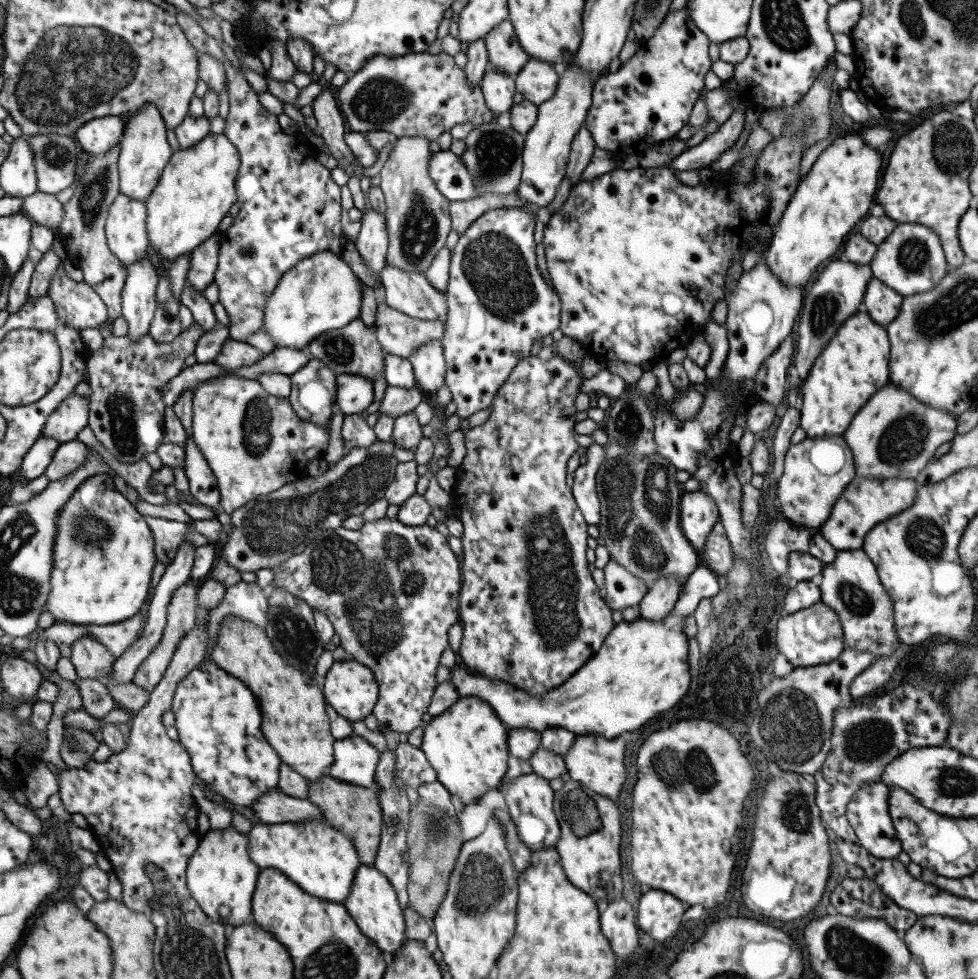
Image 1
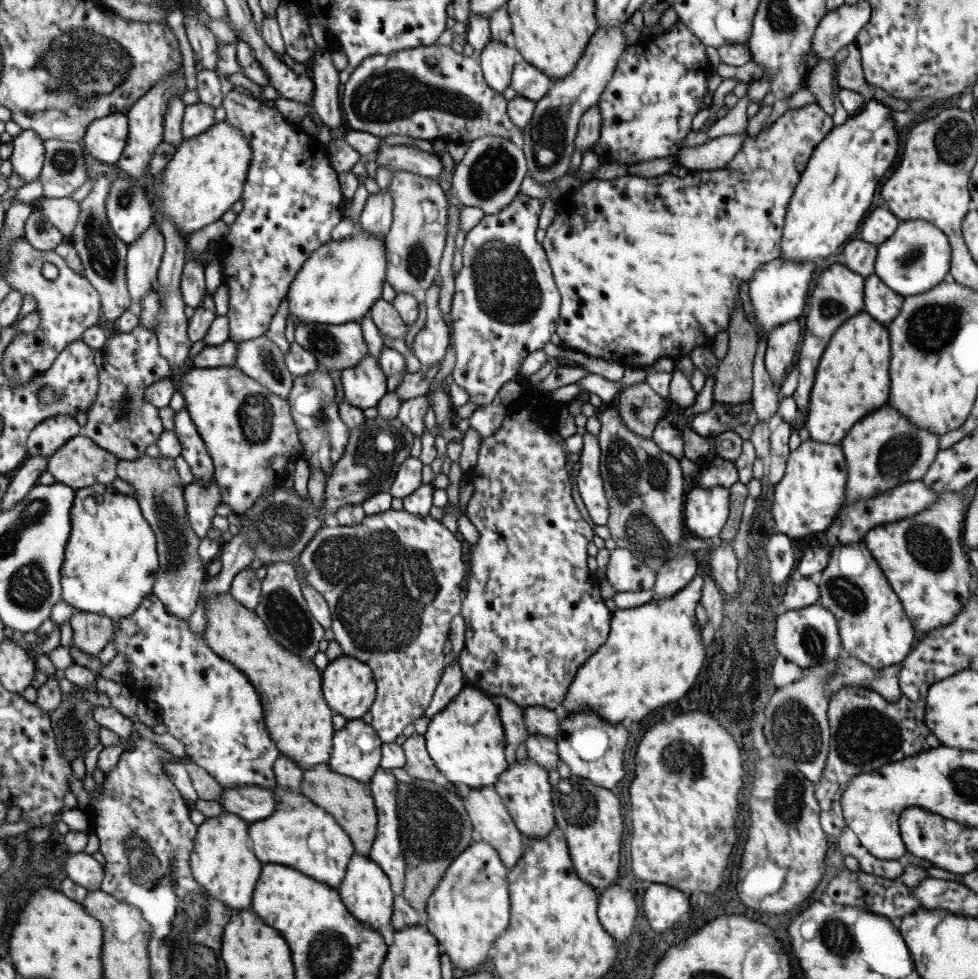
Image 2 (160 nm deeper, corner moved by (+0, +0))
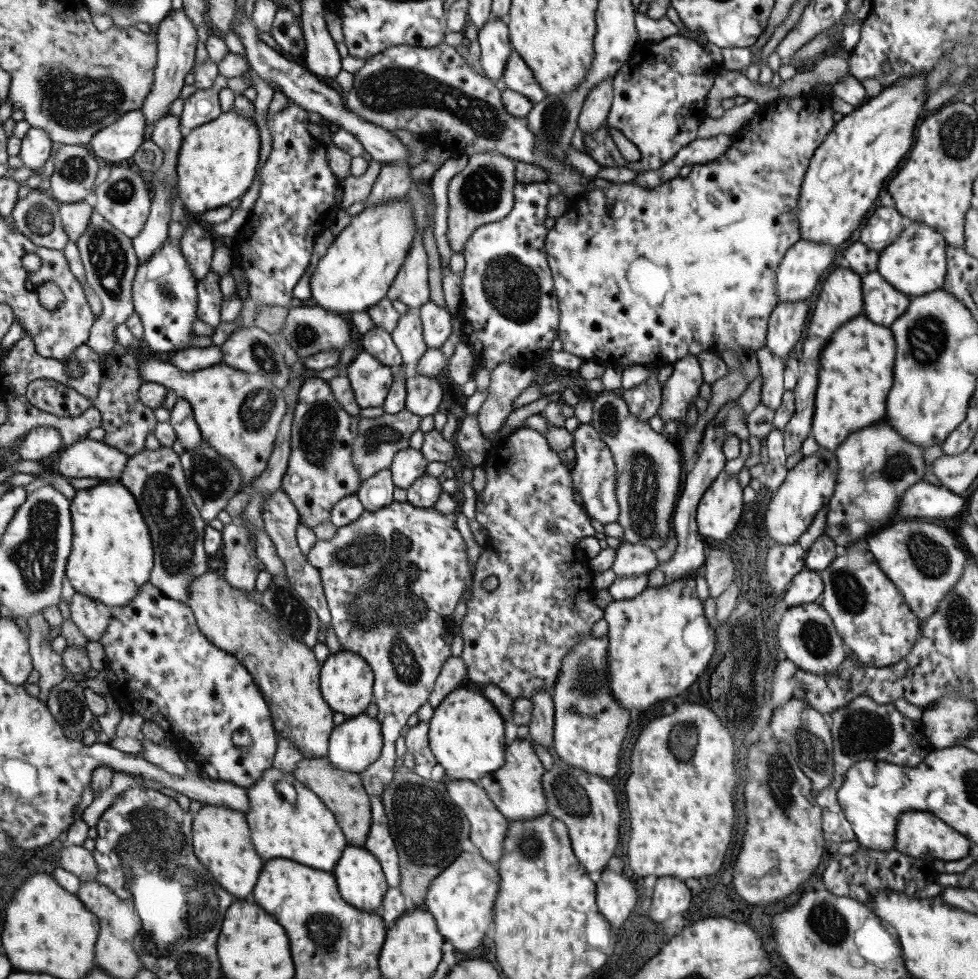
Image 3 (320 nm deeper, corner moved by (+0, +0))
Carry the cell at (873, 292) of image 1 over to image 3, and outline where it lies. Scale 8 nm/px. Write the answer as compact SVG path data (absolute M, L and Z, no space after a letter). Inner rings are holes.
M876 270L861 275L860 285L863 292L863 312L873 324L889 326L907 308L907 296L886 283Z

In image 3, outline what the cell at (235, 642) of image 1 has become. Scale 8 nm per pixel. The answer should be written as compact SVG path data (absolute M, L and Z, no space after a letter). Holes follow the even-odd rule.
M209 570L193 580L189 584L186 606L192 610L197 629L205 636L205 639L234 656L252 676L253 682L268 706L277 738L290 740L290 743L305 758L325 757L328 749L328 736L334 727L332 721L334 712L327 707L321 696L318 685L320 662L313 656L312 649L281 632L277 619L274 619L274 616L269 614L258 601L258 592L249 592L249 594L239 592L229 586L220 573Z

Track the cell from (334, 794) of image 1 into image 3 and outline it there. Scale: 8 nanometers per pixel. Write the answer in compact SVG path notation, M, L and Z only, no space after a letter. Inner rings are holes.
M302 757L296 762L291 773L302 785L314 792L333 813L347 844L359 848L363 847L371 822L370 798L364 791L358 773L339 770L326 757Z

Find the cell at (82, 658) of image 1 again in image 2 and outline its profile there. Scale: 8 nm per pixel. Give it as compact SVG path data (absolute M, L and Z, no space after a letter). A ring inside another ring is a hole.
M73 610L69 626L72 631L72 642L80 651L85 654L96 656L97 653L109 642L111 639L111 624L112 621L108 616L101 616L93 613L86 613L83 611Z

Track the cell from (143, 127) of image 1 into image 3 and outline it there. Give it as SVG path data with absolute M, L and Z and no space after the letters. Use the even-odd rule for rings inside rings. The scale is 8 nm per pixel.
M183 7L177 10L170 9L167 16L164 16L152 29L156 36L156 63L151 90L139 108L139 112L145 120L145 127L167 115L168 106L179 98L179 93L184 85L183 78L189 70L192 70L195 46L197 46L196 30L193 23L187 18Z

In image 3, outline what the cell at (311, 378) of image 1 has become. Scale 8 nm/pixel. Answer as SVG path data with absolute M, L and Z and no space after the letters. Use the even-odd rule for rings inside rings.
M303 379L296 396L290 426L290 455L280 489L296 508L298 521L307 528L330 518L330 510L341 498L354 495L360 480L354 471L351 445L361 417L350 416L334 399L327 380Z

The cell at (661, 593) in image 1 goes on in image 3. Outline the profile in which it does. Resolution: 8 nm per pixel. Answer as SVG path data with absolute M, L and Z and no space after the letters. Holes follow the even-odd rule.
M727 401L722 404L713 415L713 418L704 426L702 437L700 438L700 450L694 465L683 479L680 493L678 494L671 519L671 535L676 538L673 556L667 563L657 565L647 576L649 587L660 587L661 585L681 580L685 577L694 577L697 568L704 564L705 554L703 554L703 536L698 533L695 515L701 495L713 482L713 479L722 471L726 463L725 455L722 453L722 444L726 436L736 436L740 440L747 440L748 428L744 423L744 412L735 401Z

